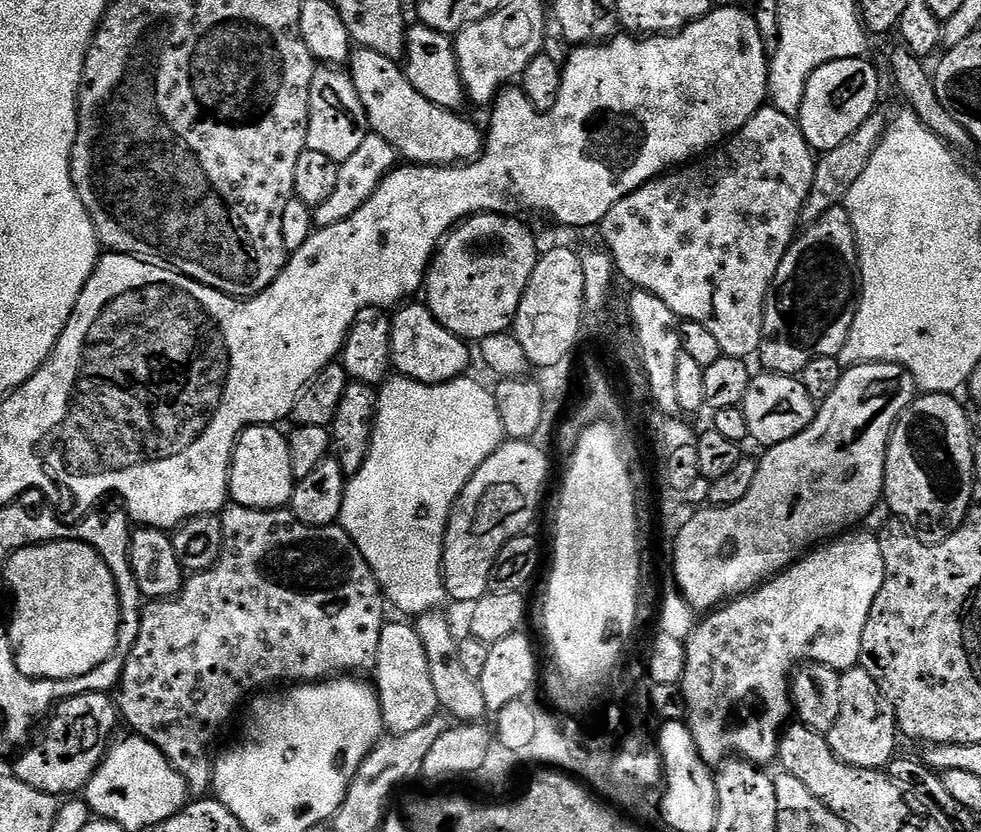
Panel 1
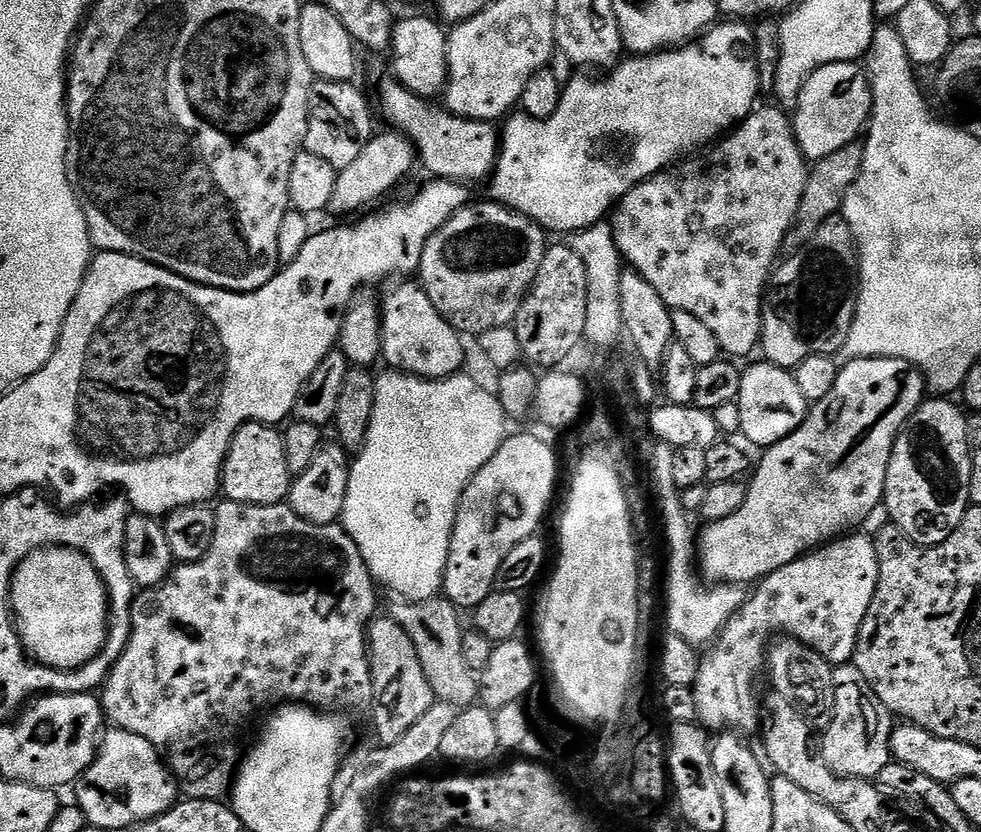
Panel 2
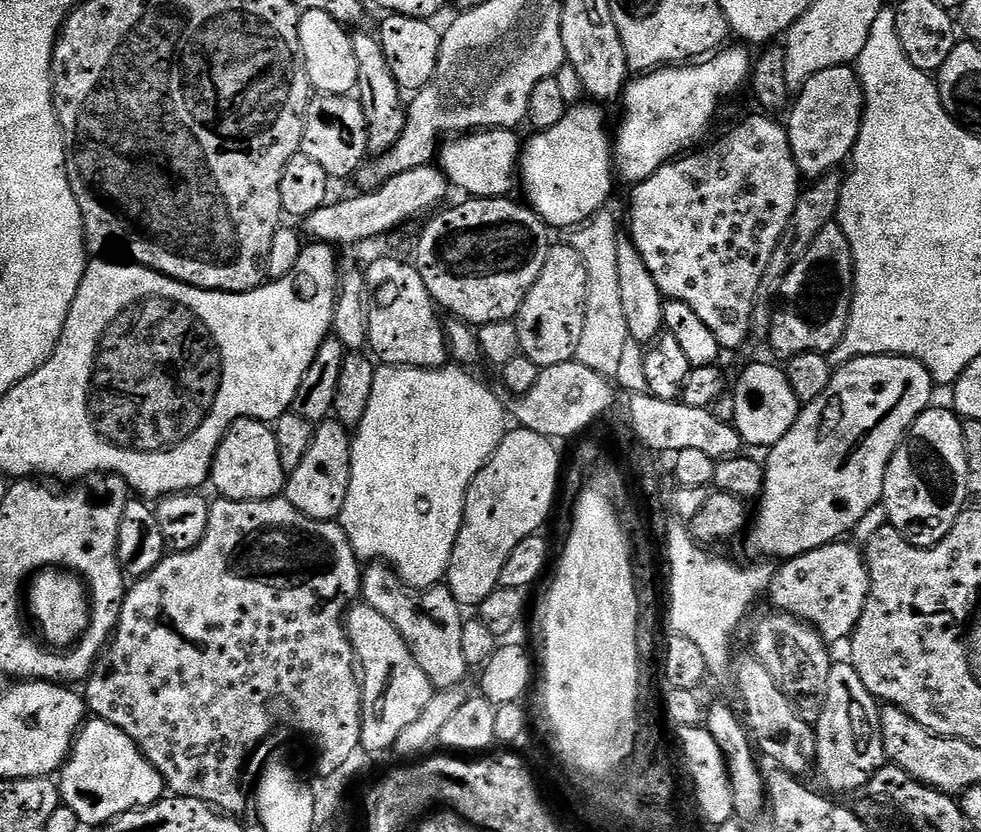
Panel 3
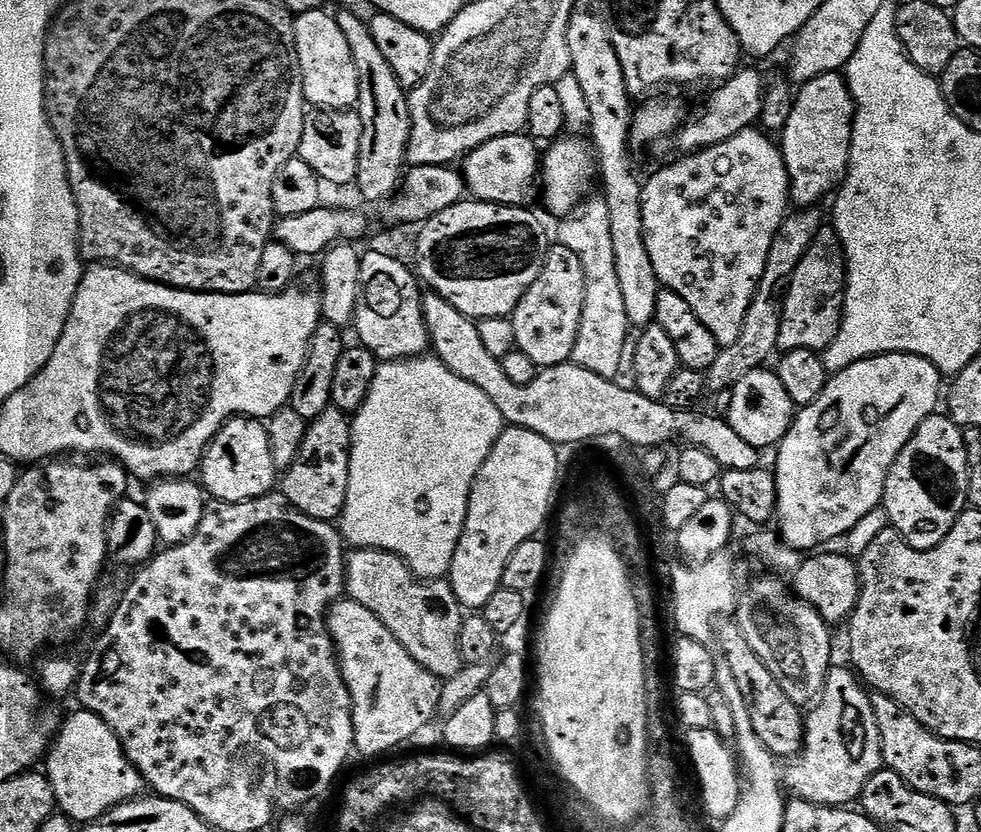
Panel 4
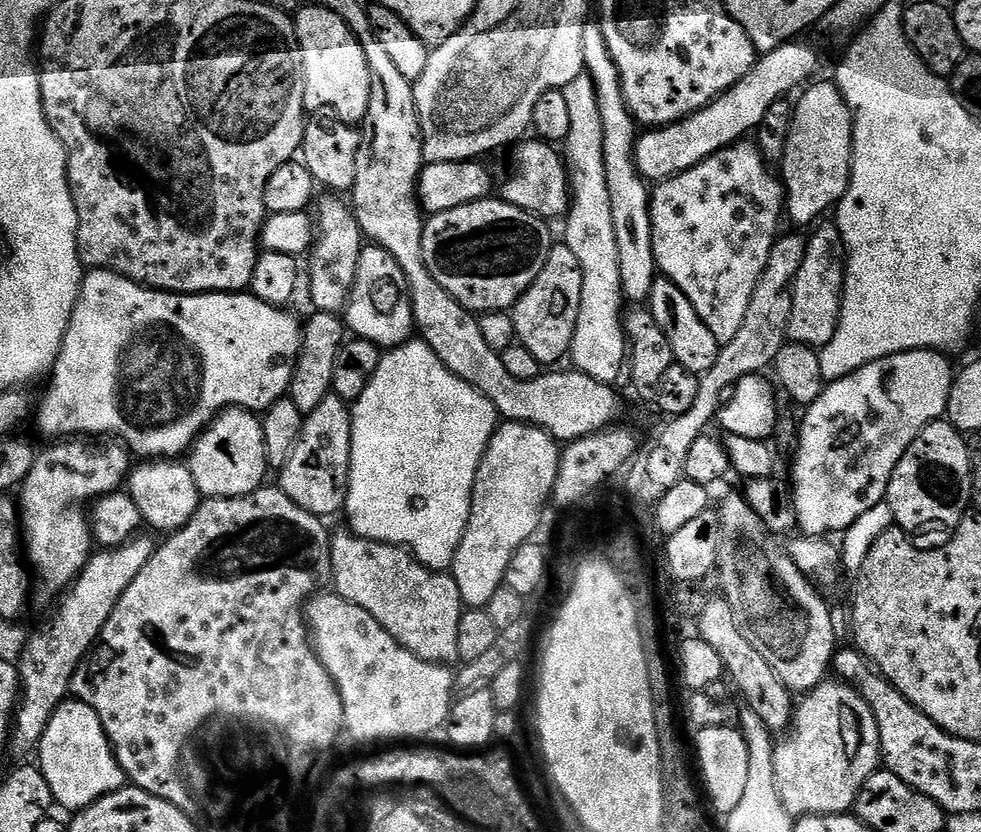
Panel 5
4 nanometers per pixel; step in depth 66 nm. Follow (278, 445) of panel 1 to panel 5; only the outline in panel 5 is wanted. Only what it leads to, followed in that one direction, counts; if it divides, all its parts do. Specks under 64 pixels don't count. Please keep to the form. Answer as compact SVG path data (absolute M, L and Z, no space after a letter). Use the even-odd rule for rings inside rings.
M225 408L197 436L186 463L201 497L221 500L256 492L265 483L264 475L270 472L261 417L247 408Z

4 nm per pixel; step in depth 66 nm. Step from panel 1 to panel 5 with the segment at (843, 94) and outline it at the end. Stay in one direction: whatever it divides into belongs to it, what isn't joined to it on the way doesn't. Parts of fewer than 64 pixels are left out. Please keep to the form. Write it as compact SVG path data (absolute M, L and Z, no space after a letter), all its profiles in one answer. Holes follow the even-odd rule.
M809 83L799 93L800 101L795 101L782 161L786 216L796 224L815 225L823 212L831 213L846 194L852 177L852 112L835 83L816 83Z

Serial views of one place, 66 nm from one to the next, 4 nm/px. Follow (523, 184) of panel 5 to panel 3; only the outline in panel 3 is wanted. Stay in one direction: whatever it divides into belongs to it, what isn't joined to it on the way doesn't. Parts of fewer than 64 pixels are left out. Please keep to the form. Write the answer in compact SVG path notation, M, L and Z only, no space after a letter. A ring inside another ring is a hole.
M485 128L448 138L438 149L438 167L453 189L465 188L472 198L504 198L518 180L522 140L510 128Z

